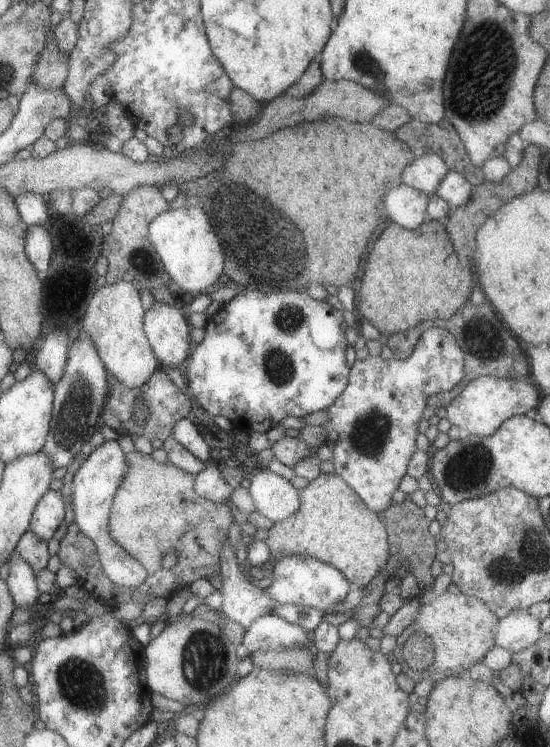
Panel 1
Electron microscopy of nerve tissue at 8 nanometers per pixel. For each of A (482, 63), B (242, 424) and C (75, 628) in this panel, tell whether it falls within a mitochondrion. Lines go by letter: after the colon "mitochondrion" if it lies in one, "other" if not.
A: mitochondrion
B: other
C: other

